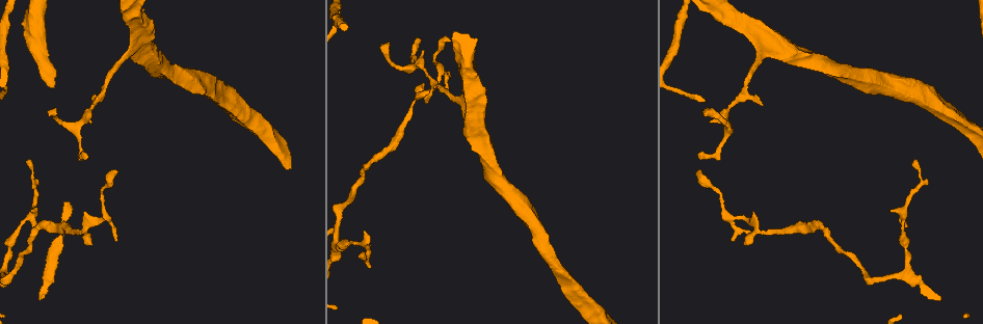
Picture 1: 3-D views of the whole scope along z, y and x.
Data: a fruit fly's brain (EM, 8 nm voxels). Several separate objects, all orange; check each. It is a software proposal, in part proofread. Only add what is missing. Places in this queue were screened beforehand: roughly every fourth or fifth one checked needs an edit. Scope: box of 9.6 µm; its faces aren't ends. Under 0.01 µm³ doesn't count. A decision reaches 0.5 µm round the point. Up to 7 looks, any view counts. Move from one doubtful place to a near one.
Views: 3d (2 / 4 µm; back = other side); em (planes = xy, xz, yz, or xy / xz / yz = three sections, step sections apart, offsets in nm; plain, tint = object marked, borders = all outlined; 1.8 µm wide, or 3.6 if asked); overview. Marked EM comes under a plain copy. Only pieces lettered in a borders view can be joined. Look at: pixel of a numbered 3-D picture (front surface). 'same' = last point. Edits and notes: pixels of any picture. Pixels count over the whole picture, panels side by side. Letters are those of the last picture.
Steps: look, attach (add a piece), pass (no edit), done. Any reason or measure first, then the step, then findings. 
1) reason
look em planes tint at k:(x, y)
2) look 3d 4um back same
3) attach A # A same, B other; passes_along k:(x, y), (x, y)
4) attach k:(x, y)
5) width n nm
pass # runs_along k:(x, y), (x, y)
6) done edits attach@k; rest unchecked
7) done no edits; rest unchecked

branch stops here
look 3d 4um at 1:(701, 113)

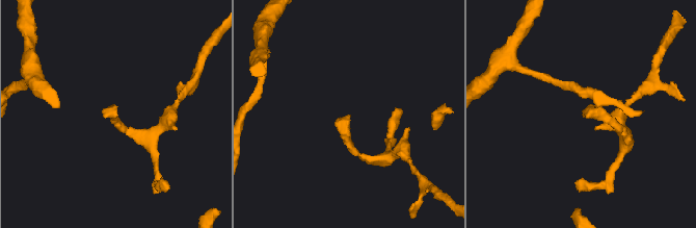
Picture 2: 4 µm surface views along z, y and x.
shape alone is not enough
look em xz step 4 tint at 2:(348, 116)

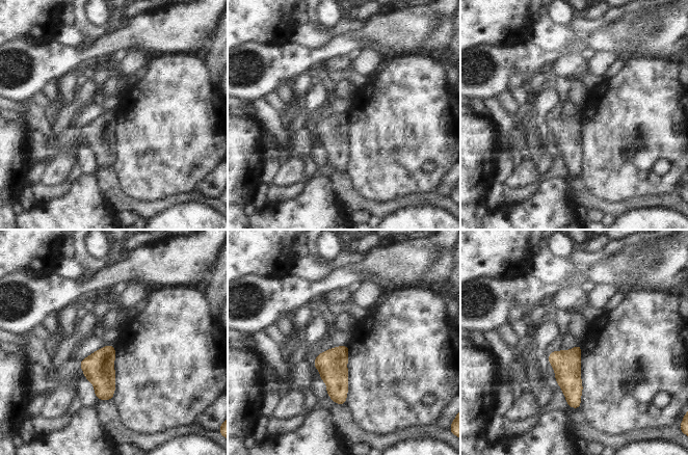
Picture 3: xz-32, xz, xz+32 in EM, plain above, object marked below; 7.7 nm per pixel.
another direction
look em planes borders same

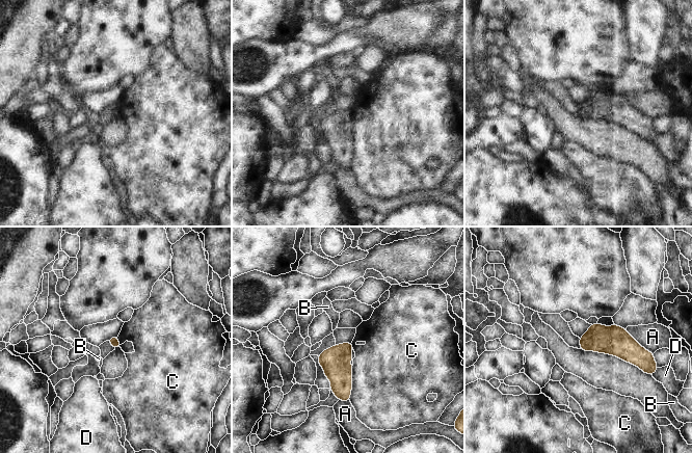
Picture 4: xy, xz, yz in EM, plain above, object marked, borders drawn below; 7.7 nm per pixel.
pass # A other, B other, C other, D other; border 4:(352, 366), (352, 390), (349, 400); no lettered piece goes on from it

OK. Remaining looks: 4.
thin end
look 3d 4um at 1:(425, 103)

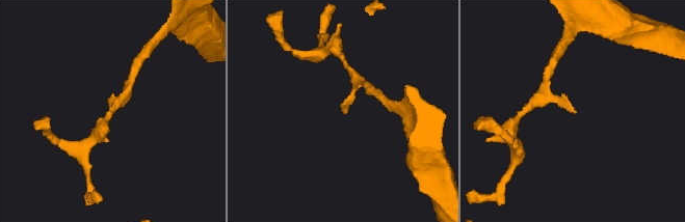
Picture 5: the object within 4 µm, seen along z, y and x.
need the tissue
look em planes borders at 5:(347, 112)

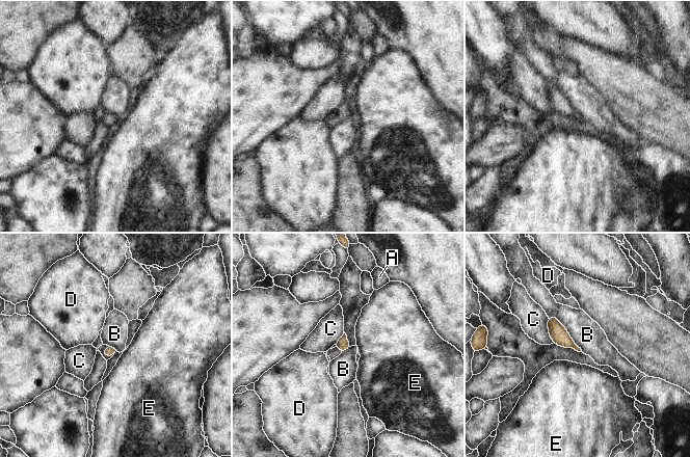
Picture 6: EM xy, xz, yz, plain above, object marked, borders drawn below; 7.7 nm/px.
pass # A other, B other, C other, D other, E other; border 6:(549, 317), (555, 317), (582, 350); no lettered piece goes on from it

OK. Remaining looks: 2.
done no edits; rest unchecked

